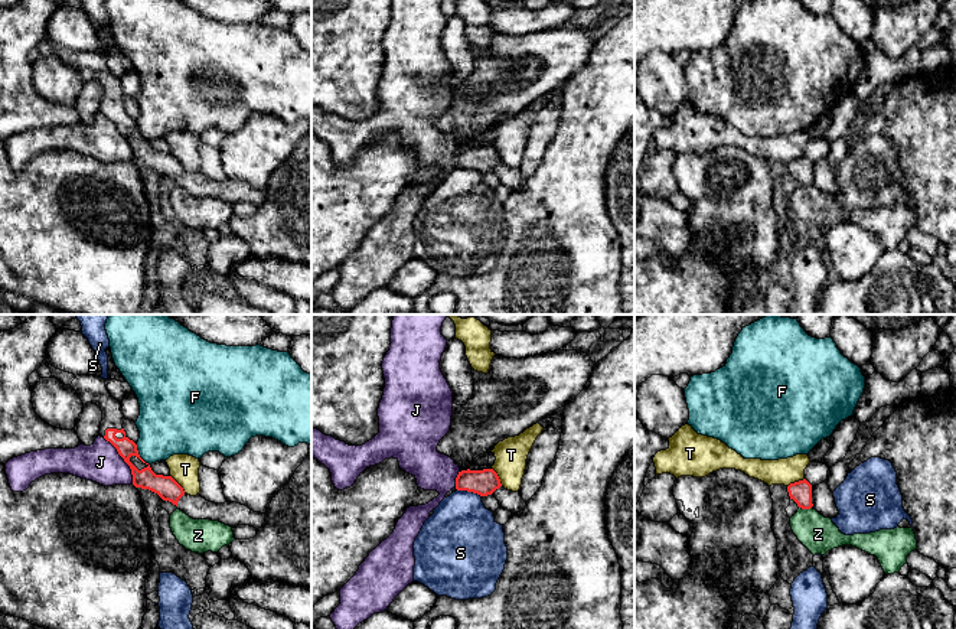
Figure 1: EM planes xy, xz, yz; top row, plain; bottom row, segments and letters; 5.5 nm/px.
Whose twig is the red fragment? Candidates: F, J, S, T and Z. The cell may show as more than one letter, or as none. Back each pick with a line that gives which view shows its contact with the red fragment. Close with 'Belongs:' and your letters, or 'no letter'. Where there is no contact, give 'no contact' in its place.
Belongs: no letter

